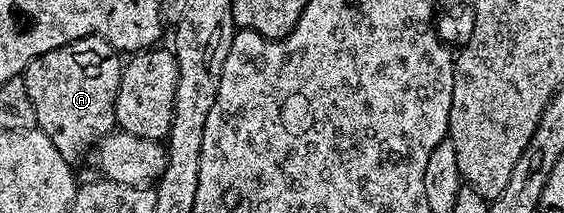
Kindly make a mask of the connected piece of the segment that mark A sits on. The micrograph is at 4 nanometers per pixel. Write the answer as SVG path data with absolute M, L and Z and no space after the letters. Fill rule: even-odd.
M80 38L39 56L25 70L25 87L35 108L37 129L53 141L70 164L77 164L102 138L114 133L115 100L122 69L122 55L107 40Z

